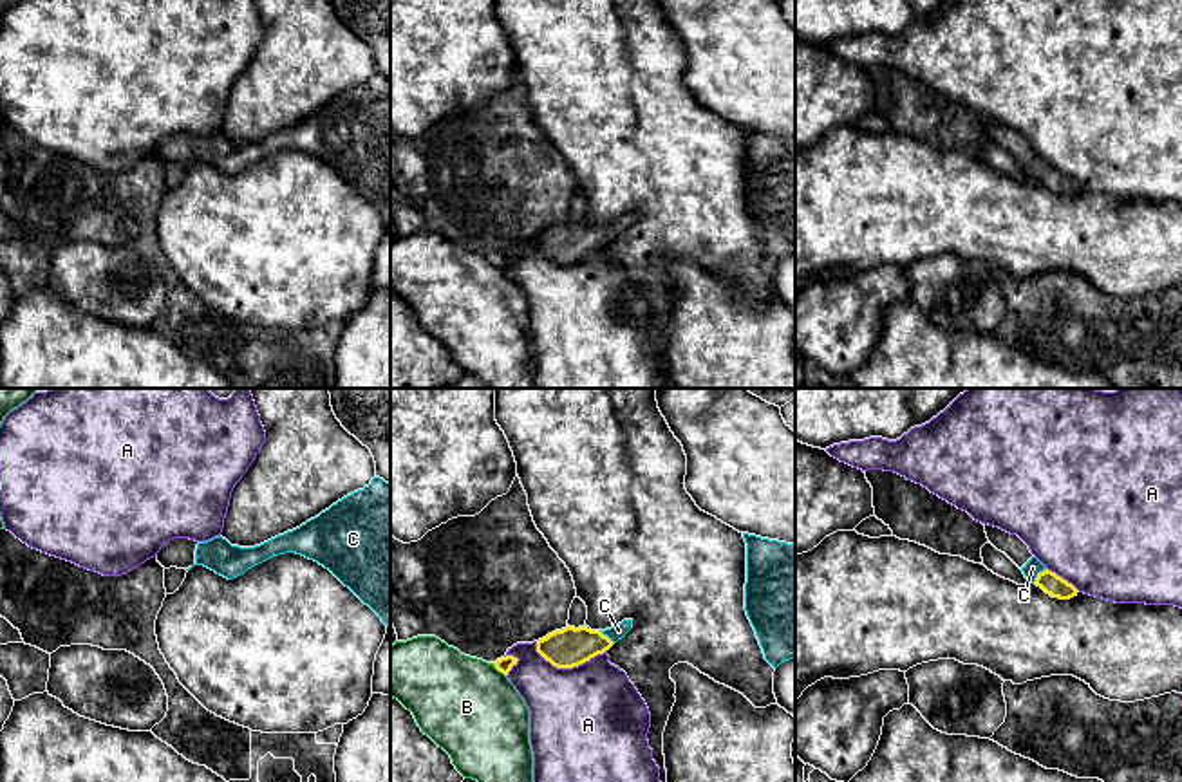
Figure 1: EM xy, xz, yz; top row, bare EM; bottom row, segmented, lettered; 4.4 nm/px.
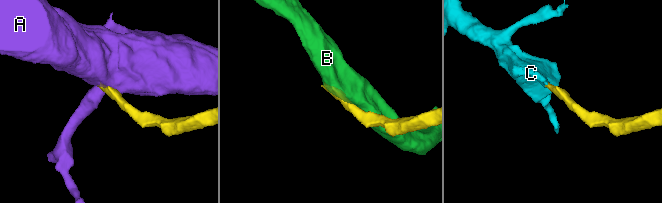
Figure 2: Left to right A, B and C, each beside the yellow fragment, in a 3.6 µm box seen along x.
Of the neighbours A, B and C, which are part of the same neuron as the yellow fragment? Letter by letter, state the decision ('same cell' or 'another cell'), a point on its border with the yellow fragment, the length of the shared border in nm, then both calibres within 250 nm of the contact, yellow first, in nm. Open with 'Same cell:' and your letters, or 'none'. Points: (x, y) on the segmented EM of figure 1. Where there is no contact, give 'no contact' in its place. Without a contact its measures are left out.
Same cell: C
A: another cell | xz (568, 667) | 320 nm | 180/480 nm
B: another cell | xz (499, 670) | 90 nm | 70/420 nm
C: same cell | yz (1038, 575) | 90 nm | 90/80 nm

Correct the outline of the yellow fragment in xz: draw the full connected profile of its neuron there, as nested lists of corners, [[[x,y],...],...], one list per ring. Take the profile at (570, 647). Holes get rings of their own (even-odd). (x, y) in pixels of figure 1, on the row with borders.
[[[633,619],[605,628],[566,627],[537,641],[537,652],[557,668],[573,668],[609,650],[633,628]]]

